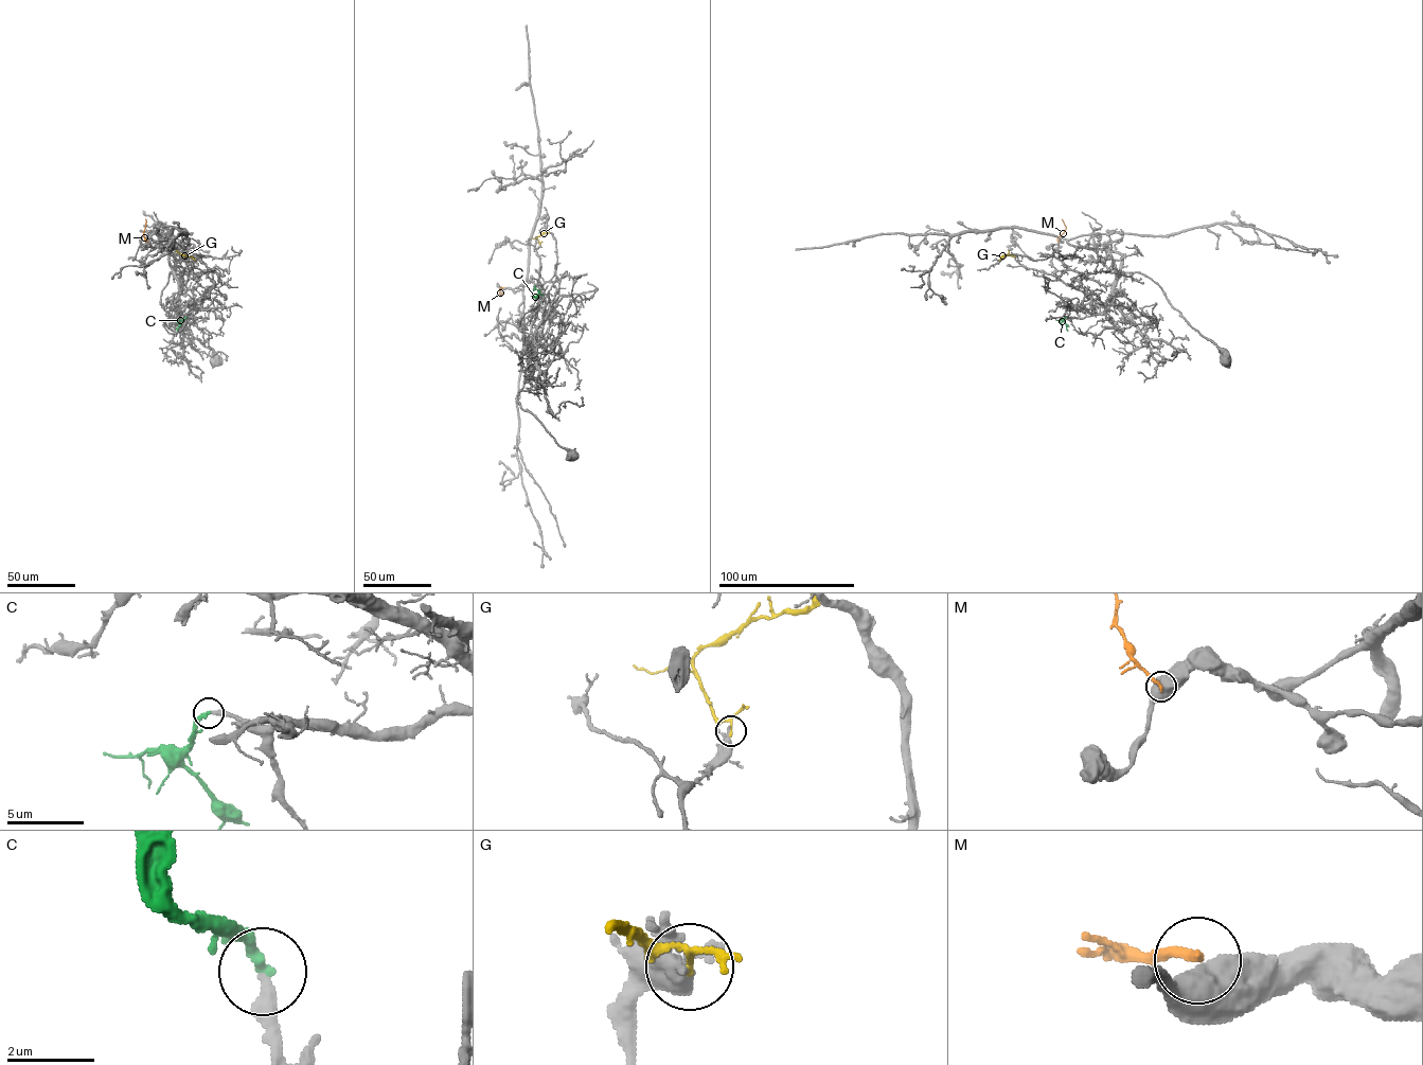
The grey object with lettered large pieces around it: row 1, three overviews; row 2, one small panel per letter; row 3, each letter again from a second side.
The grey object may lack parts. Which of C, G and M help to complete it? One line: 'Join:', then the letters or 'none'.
Join: C

